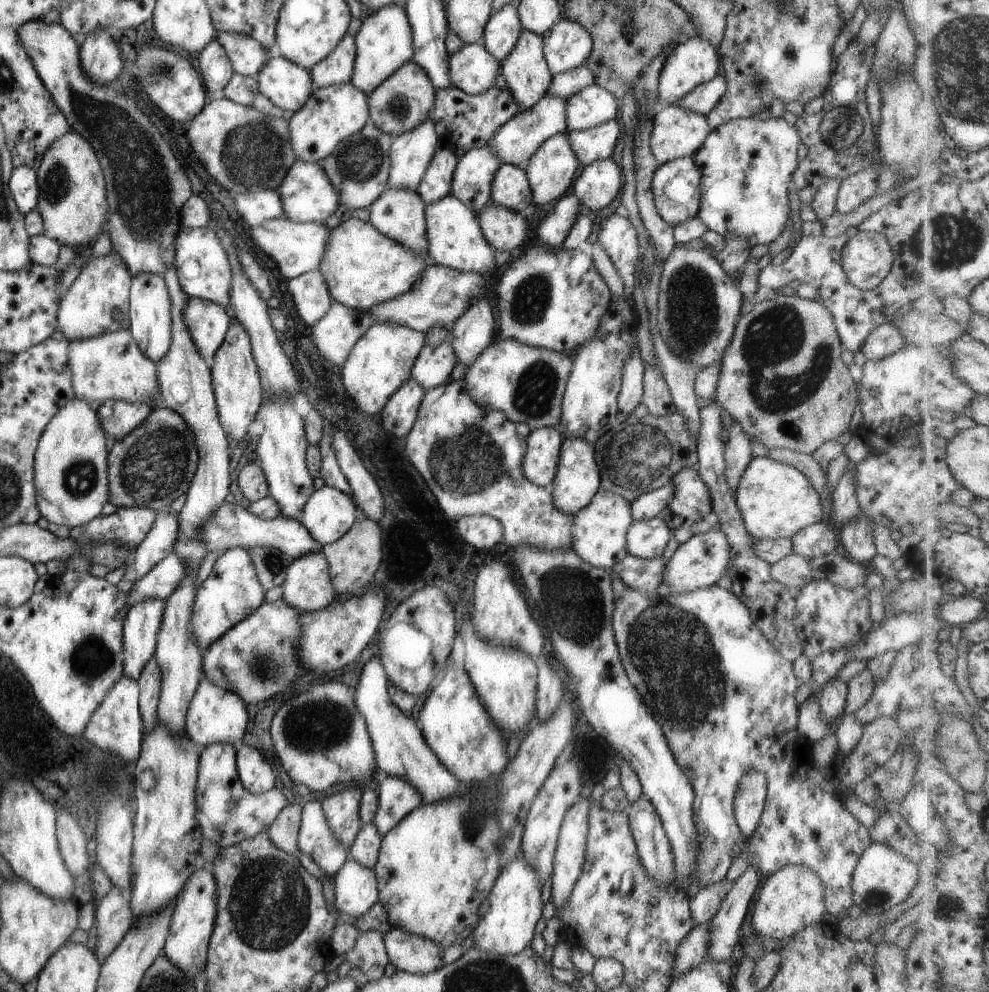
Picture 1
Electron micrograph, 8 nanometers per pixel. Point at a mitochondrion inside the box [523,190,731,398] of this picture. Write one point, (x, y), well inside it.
(691, 305)

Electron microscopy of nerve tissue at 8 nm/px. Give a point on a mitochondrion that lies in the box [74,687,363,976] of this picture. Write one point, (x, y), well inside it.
(269, 903)

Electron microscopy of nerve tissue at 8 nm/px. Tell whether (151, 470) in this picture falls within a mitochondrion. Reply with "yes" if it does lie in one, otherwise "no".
yes

